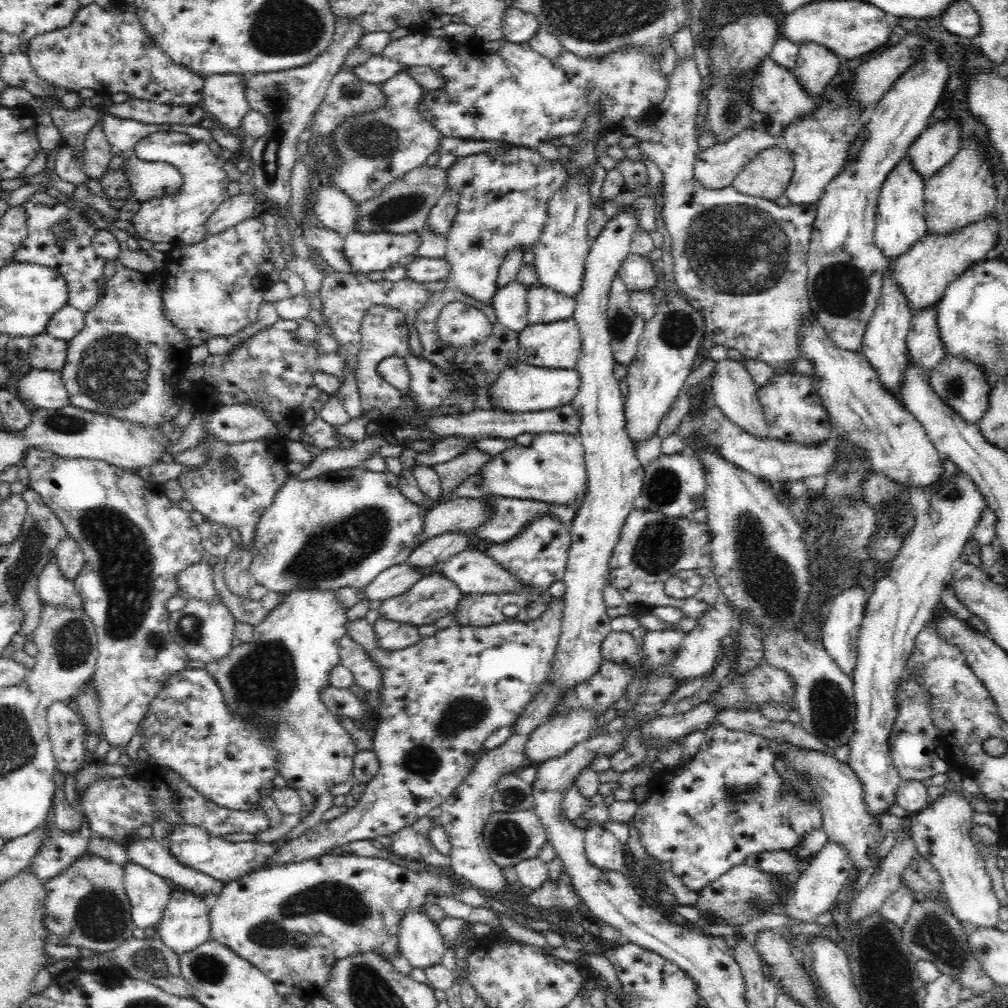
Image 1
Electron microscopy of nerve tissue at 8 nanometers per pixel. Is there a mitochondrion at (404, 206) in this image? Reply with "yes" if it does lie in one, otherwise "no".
yes

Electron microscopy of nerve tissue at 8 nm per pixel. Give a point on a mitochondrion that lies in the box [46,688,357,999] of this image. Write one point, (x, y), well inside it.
(100, 915)

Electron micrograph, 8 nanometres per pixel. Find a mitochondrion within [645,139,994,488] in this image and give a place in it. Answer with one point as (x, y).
(738, 249)

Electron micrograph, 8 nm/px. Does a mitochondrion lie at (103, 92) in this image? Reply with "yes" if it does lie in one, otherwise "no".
no

